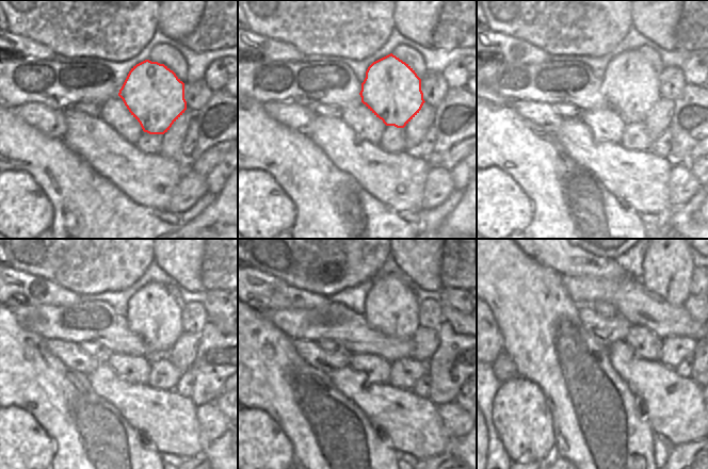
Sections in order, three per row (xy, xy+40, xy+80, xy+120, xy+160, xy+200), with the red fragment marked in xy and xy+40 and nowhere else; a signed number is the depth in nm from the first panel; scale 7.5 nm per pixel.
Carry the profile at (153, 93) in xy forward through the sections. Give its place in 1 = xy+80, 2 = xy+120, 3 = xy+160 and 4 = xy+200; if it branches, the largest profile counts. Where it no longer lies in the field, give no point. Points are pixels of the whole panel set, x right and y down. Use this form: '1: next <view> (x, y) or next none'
1: next xy+80 (630, 83)
2: next xy+120 (153, 313)
3: next xy+160 (391, 308)
4: next xy+200 (668, 264)

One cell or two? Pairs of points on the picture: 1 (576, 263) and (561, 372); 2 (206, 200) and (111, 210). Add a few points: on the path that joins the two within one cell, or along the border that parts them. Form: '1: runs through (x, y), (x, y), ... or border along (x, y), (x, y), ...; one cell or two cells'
1: border along (553, 270), (562, 275); two cells
2: border along (216, 196), (193, 219), (180, 224); two cells

